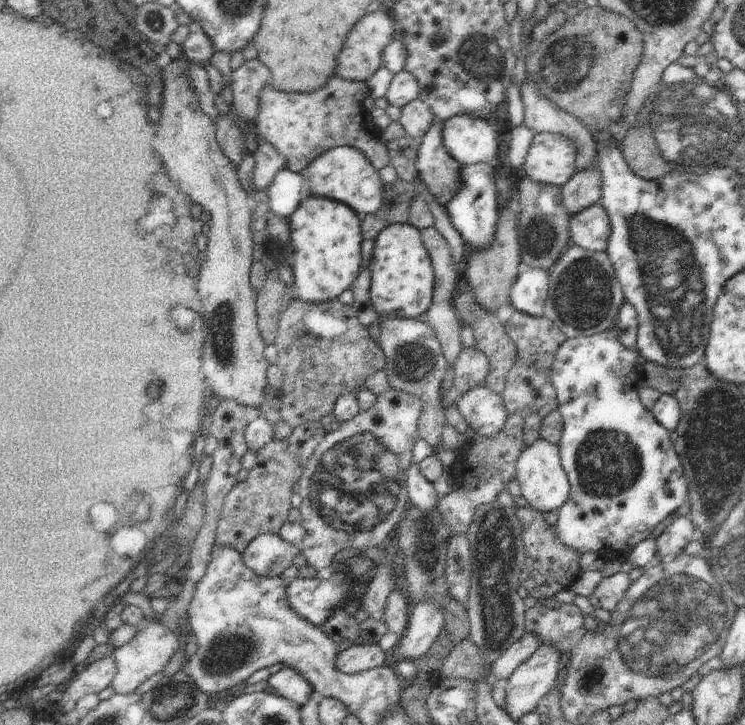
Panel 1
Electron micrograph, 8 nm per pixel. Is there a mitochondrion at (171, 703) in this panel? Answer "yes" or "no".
yes

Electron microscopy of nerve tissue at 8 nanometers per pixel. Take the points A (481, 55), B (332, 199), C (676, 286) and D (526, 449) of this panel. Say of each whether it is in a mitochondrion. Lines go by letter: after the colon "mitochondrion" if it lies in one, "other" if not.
A: mitochondrion
B: other
C: mitochondrion
D: other

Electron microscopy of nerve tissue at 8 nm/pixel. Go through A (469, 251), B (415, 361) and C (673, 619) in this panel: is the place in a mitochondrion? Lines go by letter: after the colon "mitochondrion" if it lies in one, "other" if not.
A: other
B: mitochondrion
C: mitochondrion

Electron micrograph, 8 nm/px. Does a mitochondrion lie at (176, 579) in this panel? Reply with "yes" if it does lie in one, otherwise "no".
no

